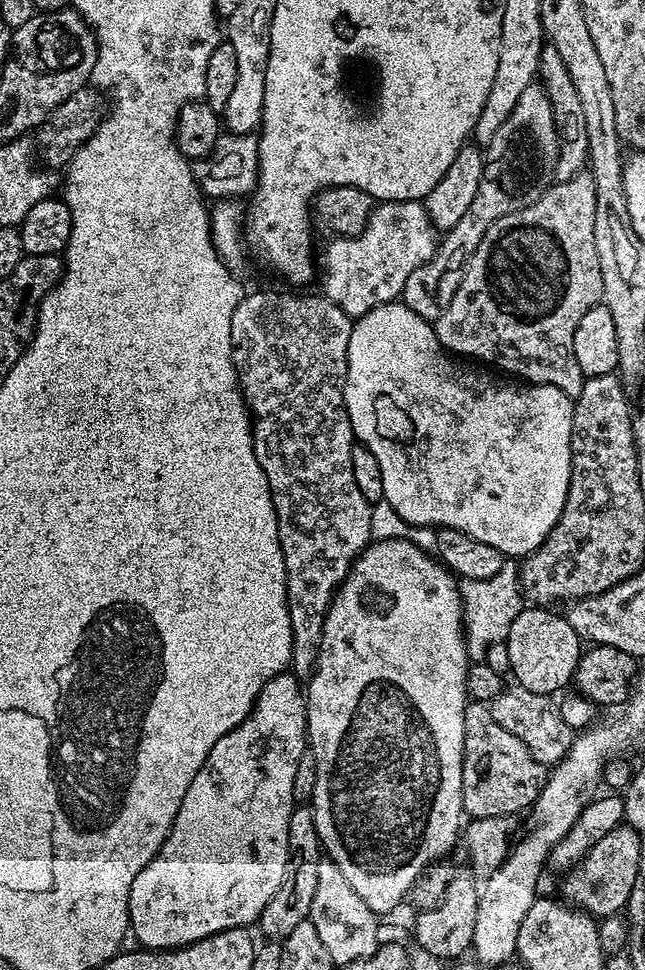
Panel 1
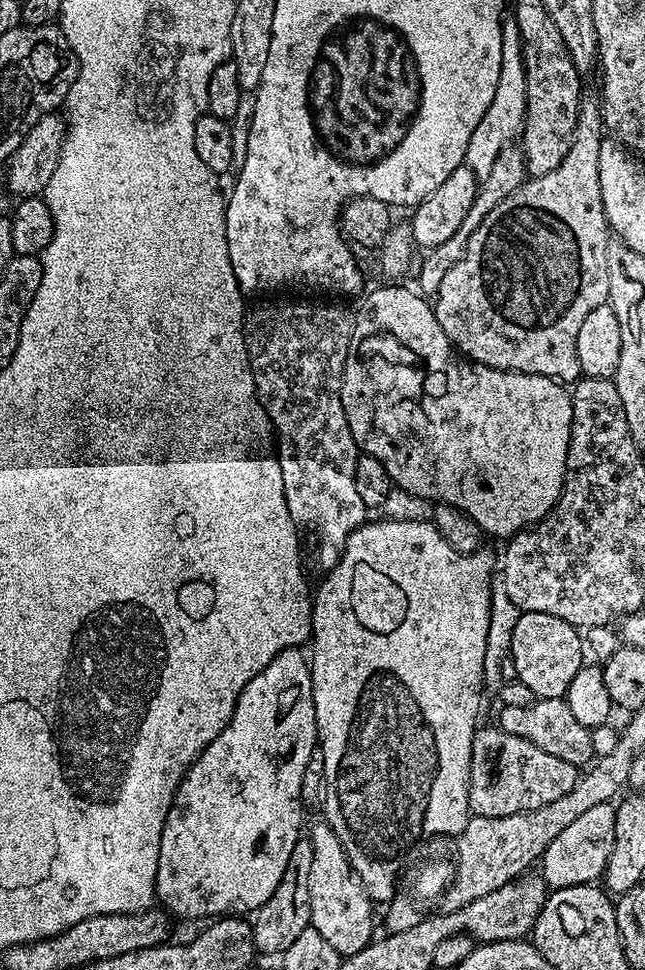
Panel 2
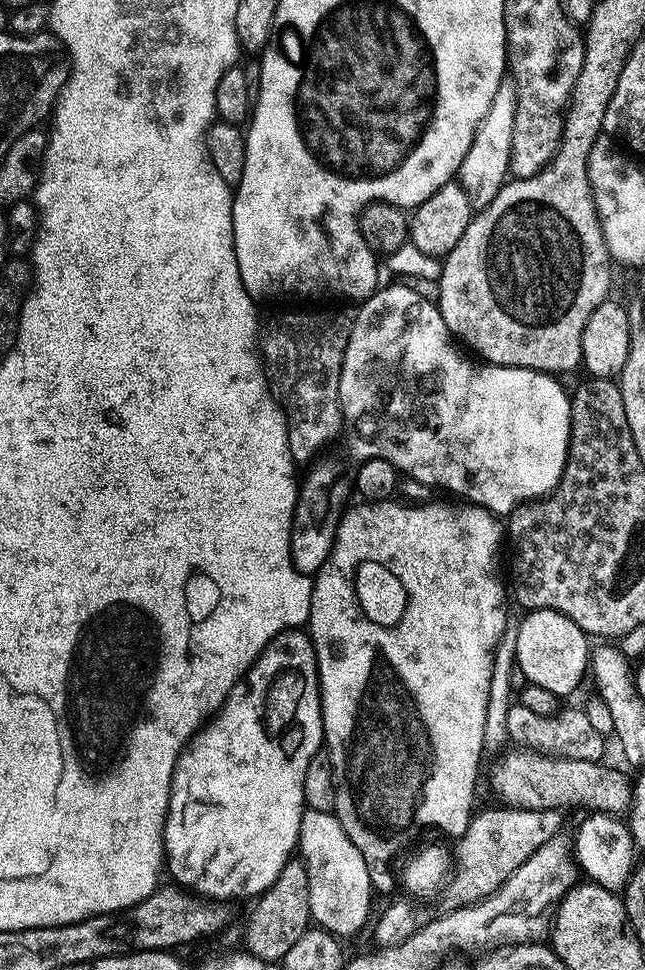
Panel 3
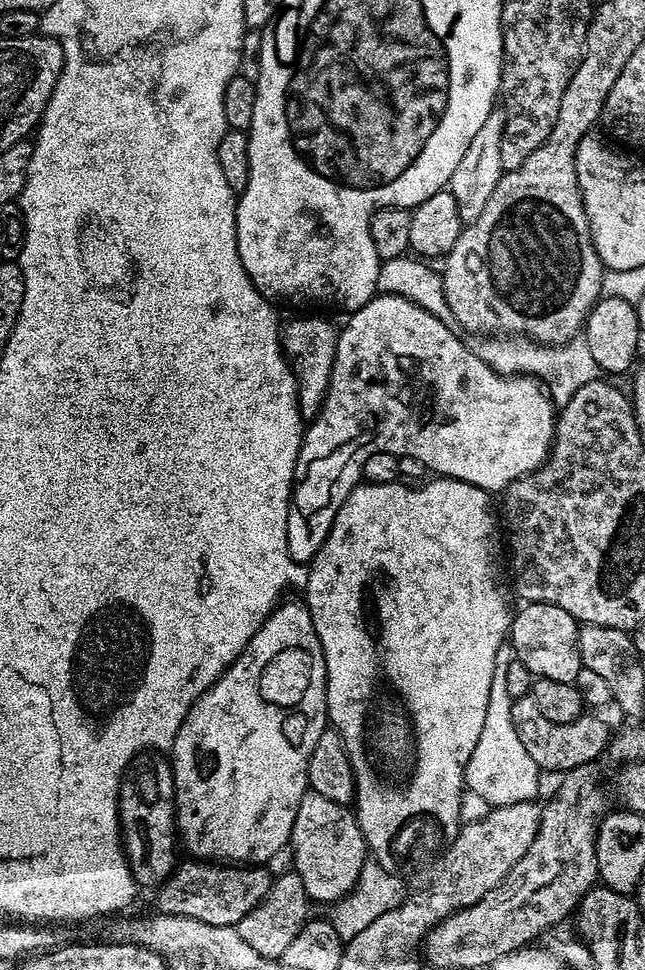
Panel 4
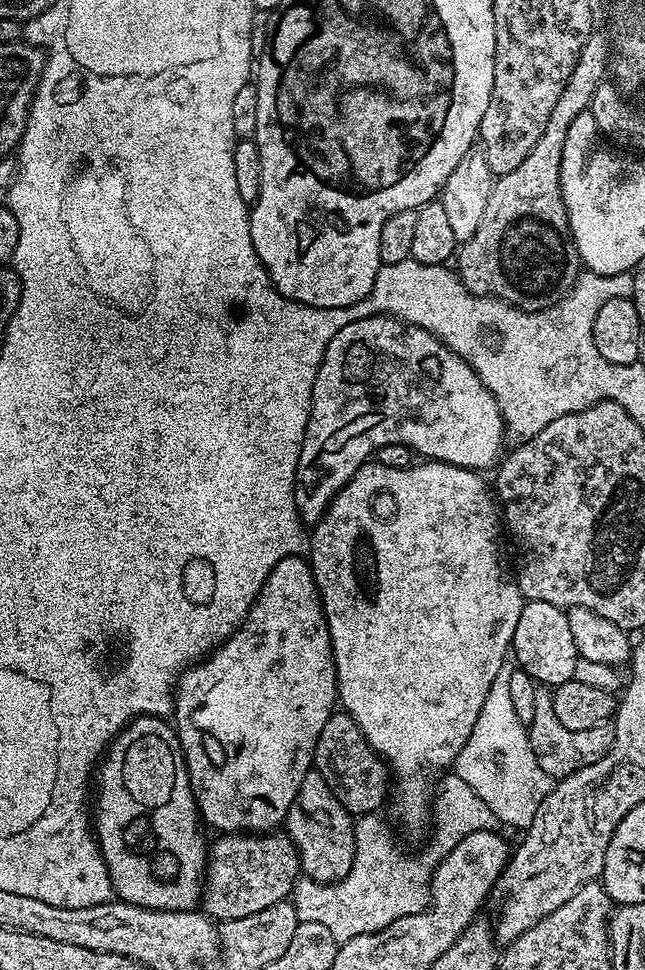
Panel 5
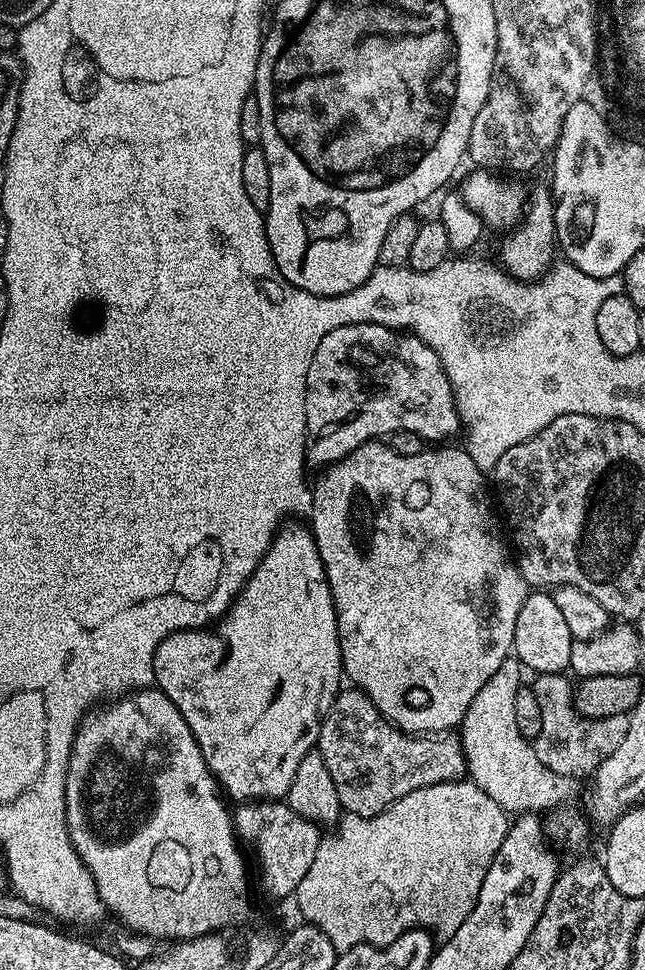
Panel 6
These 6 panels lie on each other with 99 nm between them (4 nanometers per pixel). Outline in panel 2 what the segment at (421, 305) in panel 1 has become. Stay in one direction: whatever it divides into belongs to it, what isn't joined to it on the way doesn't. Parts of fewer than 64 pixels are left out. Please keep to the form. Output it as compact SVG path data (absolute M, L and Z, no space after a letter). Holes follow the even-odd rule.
M509 146L502 150L502 154L498 154L497 161L494 162L493 169L490 170L488 178L482 180L477 187L474 202L471 203L469 213L466 214L465 221L458 226L458 231L447 242L442 242L438 246L427 251L427 256L420 268L420 284L419 287L423 293L437 293L440 289L442 279L446 276L447 270L450 270L454 263L463 258L466 246L469 244L470 234L474 234L474 230L482 224L482 220L490 214L494 206L498 202L502 202L510 194L514 193L529 179L528 167L524 161L524 153L519 147Z

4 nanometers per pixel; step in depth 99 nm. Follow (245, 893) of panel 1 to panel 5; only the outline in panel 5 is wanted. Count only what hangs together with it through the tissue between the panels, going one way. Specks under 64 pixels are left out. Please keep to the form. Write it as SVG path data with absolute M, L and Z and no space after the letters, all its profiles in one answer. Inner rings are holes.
M300 554L287 556L282 558L282 562L278 562L278 566L270 570L262 590L256 595L256 601L248 612L248 617L241 622L239 628L207 658L185 668L176 682L174 727L176 737L180 739L180 749L184 751L188 780L192 783L192 793L196 799L196 809L200 812L201 821L209 829L217 828L217 833L220 834L268 834L279 829L288 819L288 811L298 794L298 786L302 786L302 778L306 778L306 774L313 771L318 734L322 734L322 726L326 726L337 704L336 667L332 657L332 643L311 563Z

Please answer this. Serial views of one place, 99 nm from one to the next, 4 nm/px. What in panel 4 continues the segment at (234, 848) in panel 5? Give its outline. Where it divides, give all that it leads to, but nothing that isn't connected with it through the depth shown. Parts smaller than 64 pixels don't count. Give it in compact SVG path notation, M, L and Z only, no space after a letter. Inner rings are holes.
M196 862L193 865L193 868L177 867L172 875L159 885L157 892L160 893L156 896L155 908L157 913L192 918L210 926L230 928L242 918L246 918L246 914L250 914L250 910L254 910L254 906L258 906L258 902L262 902L272 888L273 873L268 873L269 869L264 866L225 866L220 862Z

